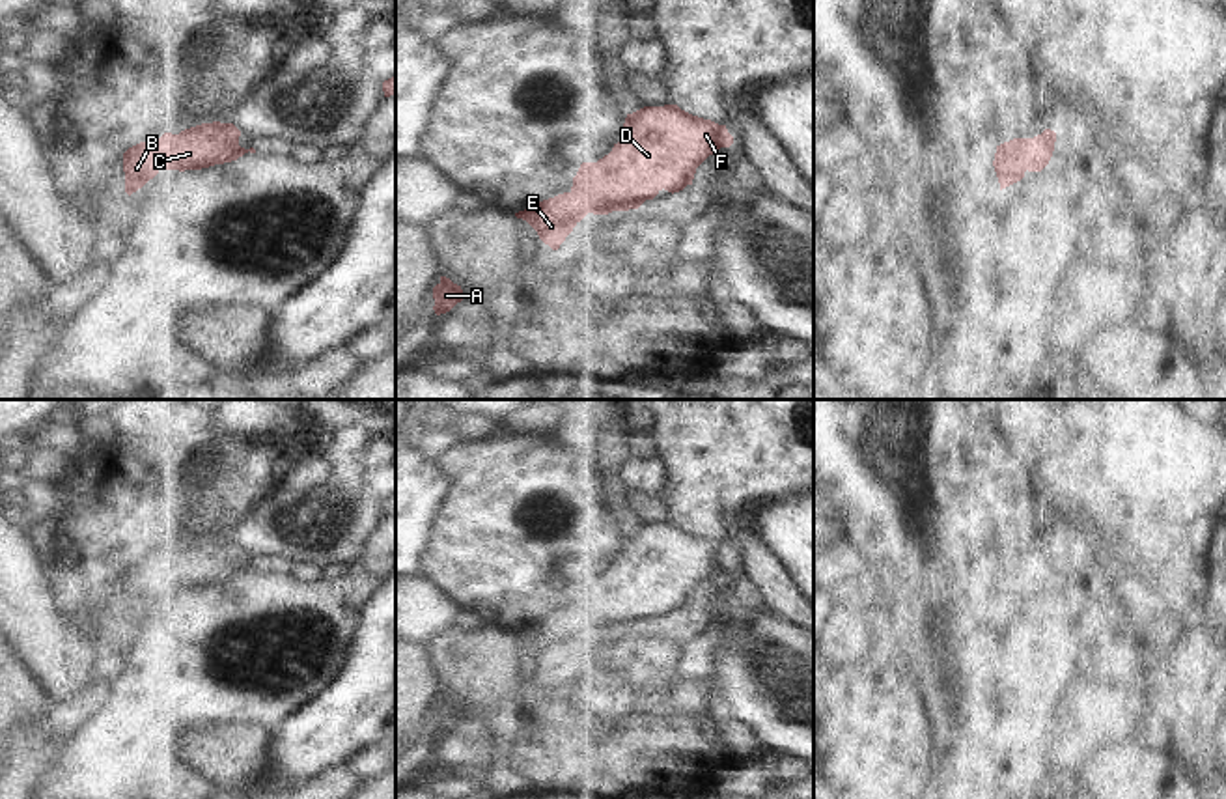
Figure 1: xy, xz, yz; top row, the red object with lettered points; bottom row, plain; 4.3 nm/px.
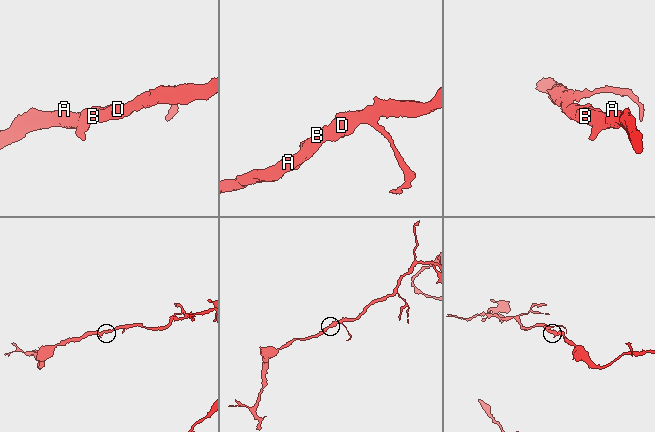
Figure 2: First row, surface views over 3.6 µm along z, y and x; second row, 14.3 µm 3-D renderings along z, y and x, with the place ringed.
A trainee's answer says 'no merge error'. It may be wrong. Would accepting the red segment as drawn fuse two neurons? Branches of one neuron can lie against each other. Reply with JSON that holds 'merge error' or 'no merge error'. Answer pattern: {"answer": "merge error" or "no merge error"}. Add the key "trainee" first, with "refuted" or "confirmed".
{"trainee": "confirmed", "answer": "no merge error"}

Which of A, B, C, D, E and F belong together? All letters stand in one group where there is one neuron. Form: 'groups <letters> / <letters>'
groups A B C D E F

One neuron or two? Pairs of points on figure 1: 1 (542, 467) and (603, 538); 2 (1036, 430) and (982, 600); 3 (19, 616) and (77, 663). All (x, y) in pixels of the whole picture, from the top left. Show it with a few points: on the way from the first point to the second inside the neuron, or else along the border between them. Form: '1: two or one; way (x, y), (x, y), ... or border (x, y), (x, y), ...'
1: one; way (557, 484), (579, 506), (586, 521)
2: two; border (993, 424), (1012, 441), (1057, 454)
3: one; way (34, 631), (62, 659)

